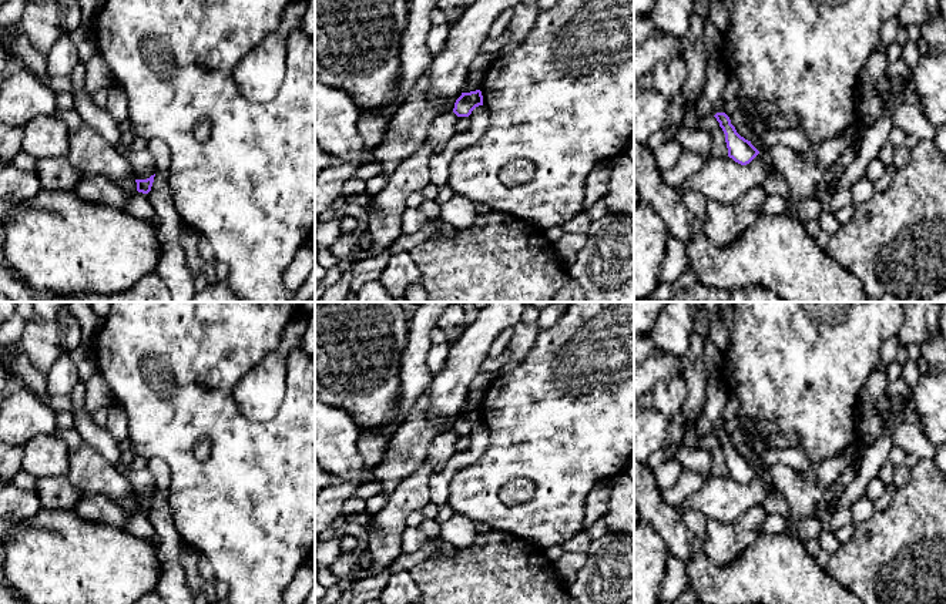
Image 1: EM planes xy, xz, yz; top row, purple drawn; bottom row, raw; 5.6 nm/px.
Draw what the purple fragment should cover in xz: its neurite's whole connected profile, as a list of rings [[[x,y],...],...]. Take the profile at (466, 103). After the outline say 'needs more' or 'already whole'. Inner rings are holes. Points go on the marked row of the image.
[[[480,90],[462,93],[462,95],[454,103],[453,113],[457,117],[469,117],[479,105],[483,105],[483,95]]]; already whole

